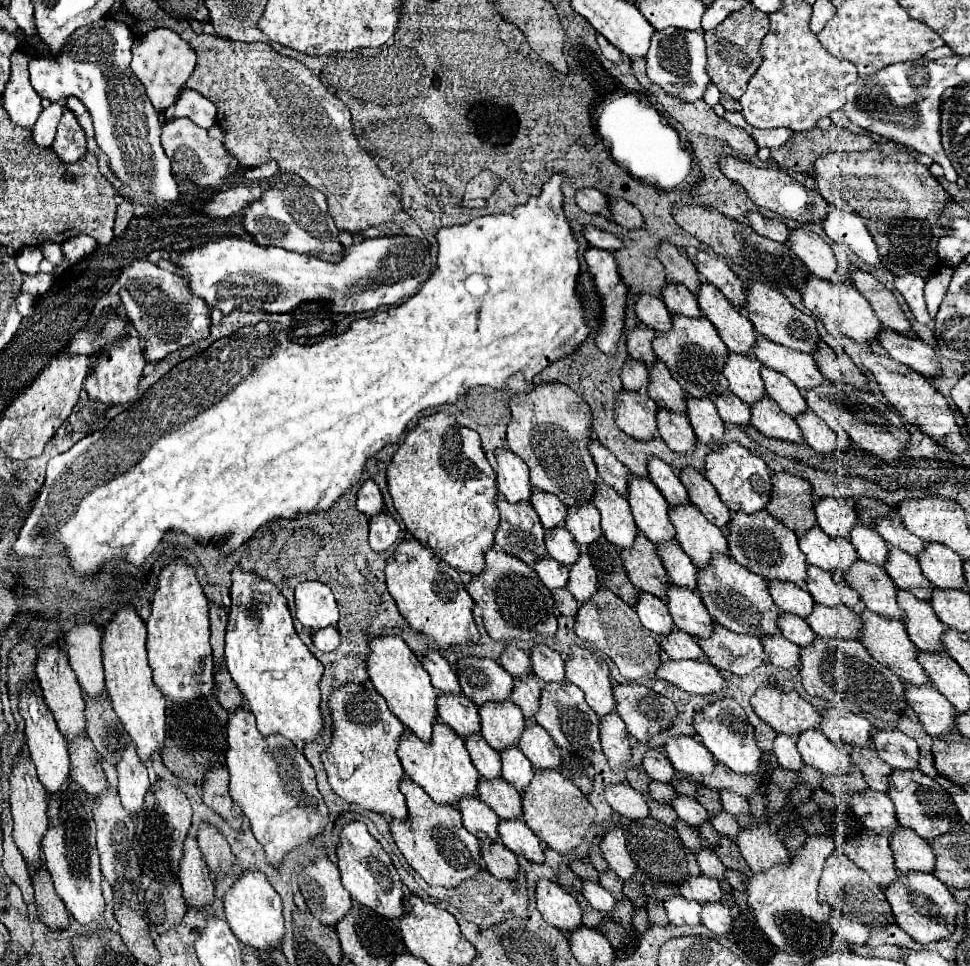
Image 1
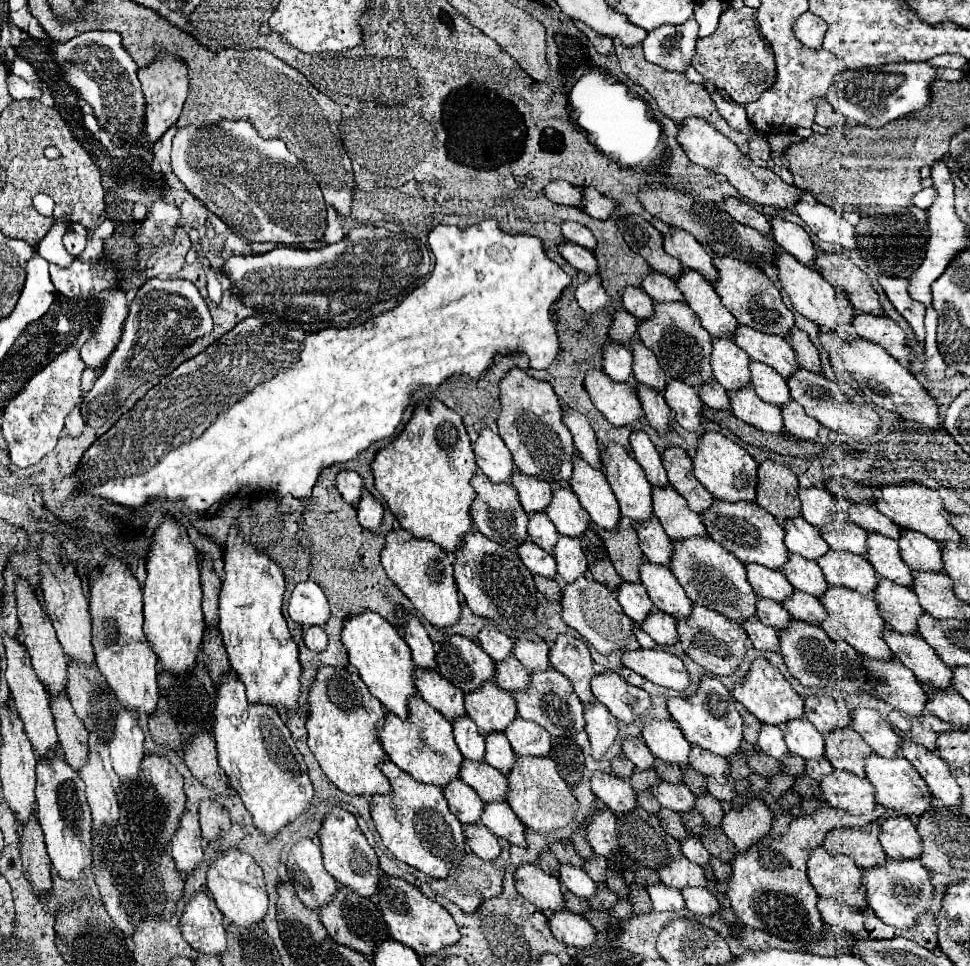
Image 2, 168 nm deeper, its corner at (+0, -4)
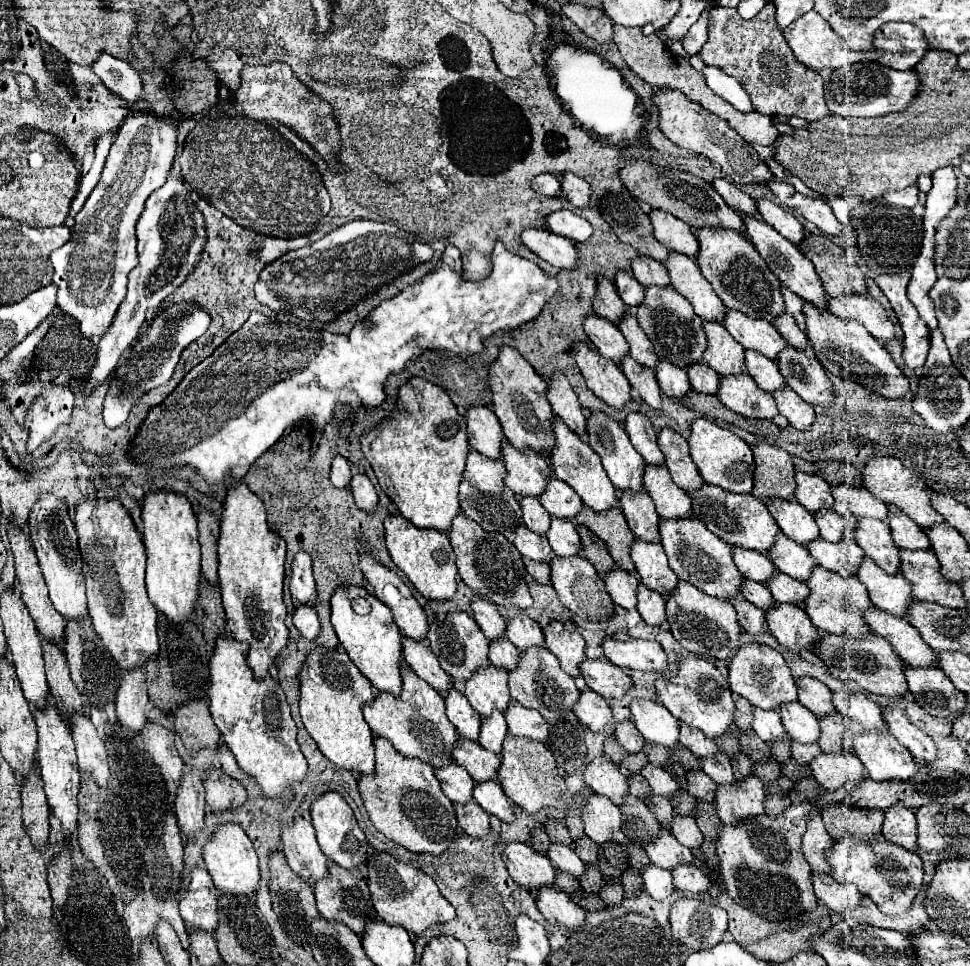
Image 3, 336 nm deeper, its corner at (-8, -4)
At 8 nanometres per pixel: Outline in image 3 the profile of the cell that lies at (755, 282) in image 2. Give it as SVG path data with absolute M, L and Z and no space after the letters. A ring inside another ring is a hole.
M702 228L694 230L694 234L700 242L700 258L696 258L696 262L704 278L712 284L714 292L726 304L726 308L768 322L784 314L784 296L780 290L780 280L770 272L752 242L748 242L742 234L734 230Z

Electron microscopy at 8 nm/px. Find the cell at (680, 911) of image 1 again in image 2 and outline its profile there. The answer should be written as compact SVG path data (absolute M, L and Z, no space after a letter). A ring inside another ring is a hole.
M662 882L648 884L646 892L648 892L650 900L652 900L654 910L660 910L660 912L678 912L678 910L684 908L684 900L682 900L680 892L672 890L670 886L664 886Z

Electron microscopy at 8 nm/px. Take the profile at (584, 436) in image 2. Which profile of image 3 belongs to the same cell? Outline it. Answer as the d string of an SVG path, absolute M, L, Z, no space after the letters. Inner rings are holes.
M554 374L554 378L548 384L548 402L556 416L560 416L566 426L580 436L582 442L588 442L588 430L586 430L586 416L582 412L582 406L578 402L576 392L572 390L568 378L562 374Z

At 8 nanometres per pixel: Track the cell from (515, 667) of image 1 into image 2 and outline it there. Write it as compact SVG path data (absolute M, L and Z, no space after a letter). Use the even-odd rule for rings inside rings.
M492 624L478 632L478 642L494 662L500 662L512 654L512 640Z

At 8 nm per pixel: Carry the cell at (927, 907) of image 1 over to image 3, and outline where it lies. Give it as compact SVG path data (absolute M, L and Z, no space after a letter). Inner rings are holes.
M844 836L834 844L834 848L826 856L830 866L834 868L834 878L838 882L842 884L852 882L864 896L868 896L888 916L908 912L916 894L922 890L924 870L922 870L920 856L892 842L886 842L884 838L864 844Z

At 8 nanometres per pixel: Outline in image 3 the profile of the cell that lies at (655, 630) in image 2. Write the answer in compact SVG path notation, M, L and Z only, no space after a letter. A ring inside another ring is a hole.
M640 584L638 590L638 612L650 626L662 626L666 618L666 600L660 594L654 594L654 590L648 590L644 584Z

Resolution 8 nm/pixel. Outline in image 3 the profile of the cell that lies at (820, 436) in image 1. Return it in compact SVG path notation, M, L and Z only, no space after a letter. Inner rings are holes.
M784 386L782 390L774 392L774 400L778 404L780 414L794 426L796 430L808 430L808 426L814 424L816 412L812 406L808 406L800 396L796 396L794 390Z

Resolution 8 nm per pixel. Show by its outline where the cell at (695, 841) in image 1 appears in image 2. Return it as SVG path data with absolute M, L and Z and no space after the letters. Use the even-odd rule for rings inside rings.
M660 808L658 810L658 820L662 824L662 828L676 840L684 840L686 838L686 830L682 826L682 820L680 820L680 814L674 812L674 810L668 810L668 808Z

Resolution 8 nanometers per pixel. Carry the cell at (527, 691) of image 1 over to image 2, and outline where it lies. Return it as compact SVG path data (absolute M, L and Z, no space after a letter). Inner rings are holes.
M514 656L506 658L504 662L496 662L496 684L504 690L524 690L528 686L528 676L530 672L520 666Z

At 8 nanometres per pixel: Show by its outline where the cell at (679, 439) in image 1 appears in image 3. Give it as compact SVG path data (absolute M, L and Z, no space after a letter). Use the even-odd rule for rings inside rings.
M624 358L624 364L620 364L624 376L628 376L632 388L640 394L640 398L654 410L662 408L662 394L660 394L660 386L658 380L654 376L652 370L648 370L646 366L640 366L634 362L634 358Z

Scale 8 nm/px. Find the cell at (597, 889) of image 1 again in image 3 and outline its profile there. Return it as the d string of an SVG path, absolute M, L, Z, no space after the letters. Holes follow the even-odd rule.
M554 842L548 850L548 858L552 860L552 864L568 874L572 874L574 878L580 878L586 872L586 864L576 856L576 852L564 844Z

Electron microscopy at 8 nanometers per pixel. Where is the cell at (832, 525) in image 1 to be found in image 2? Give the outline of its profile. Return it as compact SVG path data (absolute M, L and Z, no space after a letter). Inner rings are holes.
M798 488L798 496L802 502L802 516L814 526L824 526L838 512L836 498L824 488Z

